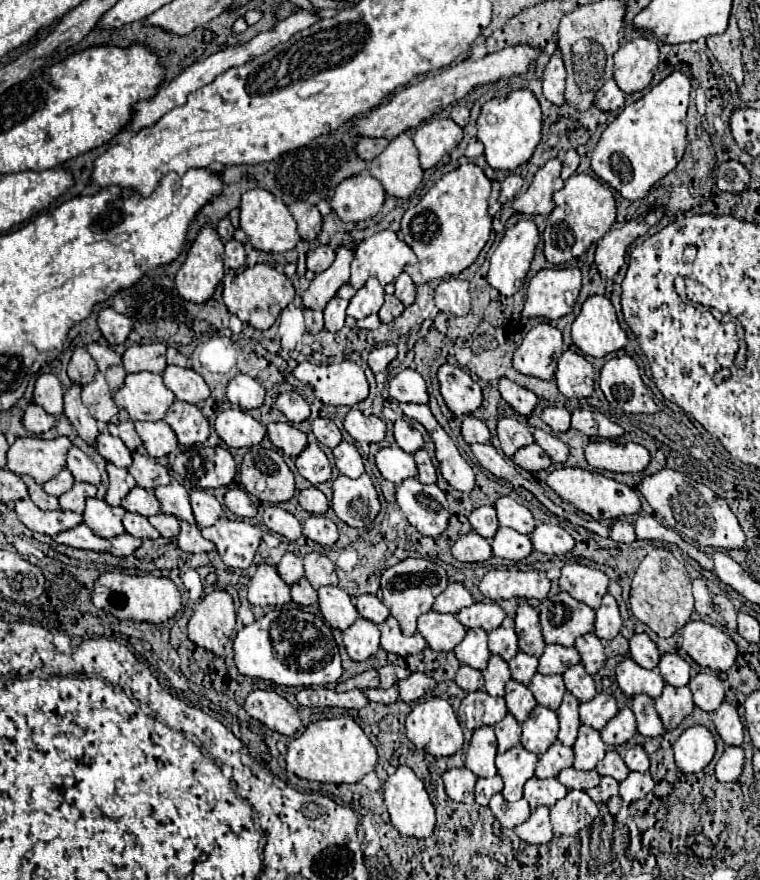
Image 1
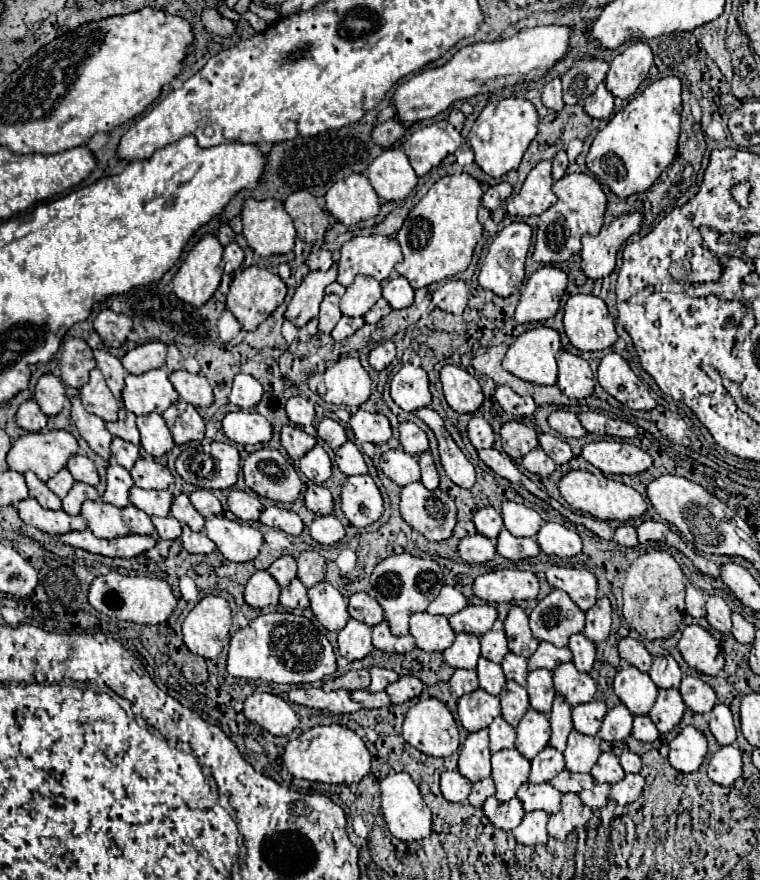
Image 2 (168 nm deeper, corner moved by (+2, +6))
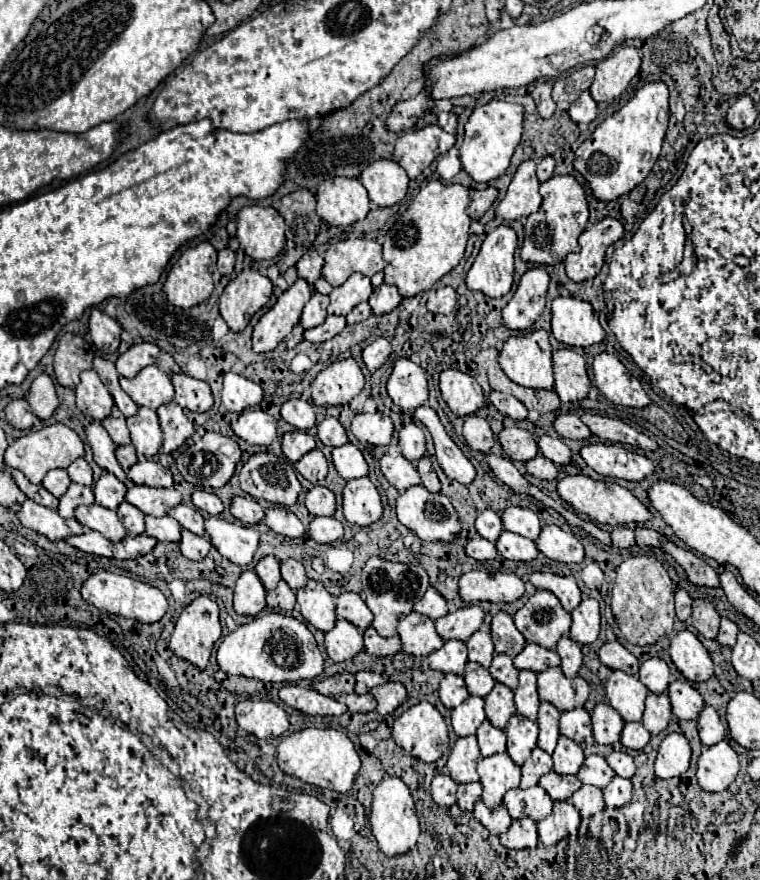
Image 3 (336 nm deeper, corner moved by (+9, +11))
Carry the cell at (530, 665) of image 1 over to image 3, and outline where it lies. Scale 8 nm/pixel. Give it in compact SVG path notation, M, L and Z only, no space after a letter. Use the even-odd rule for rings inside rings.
M497 653L493 657L493 663L489 667L489 673L495 681L507 685L509 689L515 689L519 683L519 669L513 665L513 659L505 653Z

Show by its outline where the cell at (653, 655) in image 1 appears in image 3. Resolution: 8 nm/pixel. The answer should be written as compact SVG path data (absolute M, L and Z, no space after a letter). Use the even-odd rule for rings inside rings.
M609 641L599 649L599 659L603 661L603 665L611 667L611 669L621 669L625 673L637 673L639 671L639 659L625 649L625 645L621 641Z

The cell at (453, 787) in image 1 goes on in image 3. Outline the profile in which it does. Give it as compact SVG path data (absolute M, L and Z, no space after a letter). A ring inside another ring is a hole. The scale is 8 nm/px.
M437 775L431 783L433 801L441 807L451 807L455 803L455 791L457 791L457 783L449 775Z

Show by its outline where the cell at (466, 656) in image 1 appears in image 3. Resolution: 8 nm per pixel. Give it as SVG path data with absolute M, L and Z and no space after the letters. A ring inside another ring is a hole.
M449 639L445 645L429 655L429 665L437 671L443 673L465 673L465 663L467 663L467 645L465 641Z

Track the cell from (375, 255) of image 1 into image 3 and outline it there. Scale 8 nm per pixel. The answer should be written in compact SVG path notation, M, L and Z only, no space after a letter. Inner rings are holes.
M355 237L355 239L343 239L329 245L325 253L323 277L333 287L339 287L355 271L371 277L377 271L383 271L383 267L385 267L385 261L383 261L381 243L377 243L375 239Z

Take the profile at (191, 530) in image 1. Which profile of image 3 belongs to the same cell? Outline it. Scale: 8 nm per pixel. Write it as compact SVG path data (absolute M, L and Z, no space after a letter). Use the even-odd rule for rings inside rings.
M183 529L183 531L181 531L179 547L181 547L181 553L183 553L187 559L191 559L191 561L201 561L201 559L209 553L211 543L209 543L205 537L193 535L191 531Z

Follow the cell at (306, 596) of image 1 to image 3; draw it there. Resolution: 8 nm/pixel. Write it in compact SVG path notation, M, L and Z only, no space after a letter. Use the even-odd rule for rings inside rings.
M279 581L279 585L267 595L267 607L273 611L293 611L295 591L285 581Z

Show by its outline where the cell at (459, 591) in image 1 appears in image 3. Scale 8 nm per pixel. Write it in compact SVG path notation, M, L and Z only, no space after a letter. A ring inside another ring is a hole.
M429 587L427 593L423 595L423 599L415 603L413 611L421 613L421 615L427 615L431 619L439 619L439 617L449 613L449 603L435 587Z

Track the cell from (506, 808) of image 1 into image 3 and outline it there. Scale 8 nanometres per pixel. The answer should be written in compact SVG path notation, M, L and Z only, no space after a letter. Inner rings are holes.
M481 799L475 803L475 811L473 811L475 819L485 827L489 829L491 833L495 835L501 835L503 831L509 829L509 825L513 823L509 811L505 811L505 805L499 805L495 809L489 809Z

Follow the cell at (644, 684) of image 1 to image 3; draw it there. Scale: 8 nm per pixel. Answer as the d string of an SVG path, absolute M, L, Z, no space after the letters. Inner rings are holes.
M615 669L605 683L605 693L609 705L619 711L623 721L641 721L647 687L637 675Z

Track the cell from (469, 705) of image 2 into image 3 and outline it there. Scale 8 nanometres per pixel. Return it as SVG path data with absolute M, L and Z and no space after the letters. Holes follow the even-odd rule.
M477 695L467 697L459 707L455 707L451 711L451 721L453 721L453 729L459 737L473 735L477 731L477 727L485 721L483 697L477 697Z

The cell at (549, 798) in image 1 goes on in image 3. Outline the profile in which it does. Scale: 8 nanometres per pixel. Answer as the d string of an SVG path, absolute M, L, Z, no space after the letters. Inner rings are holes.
M533 785L529 789L509 789L503 797L503 805L509 809L509 815L513 819L531 817L535 821L541 821L551 813L553 799L549 799L549 793L543 787Z

